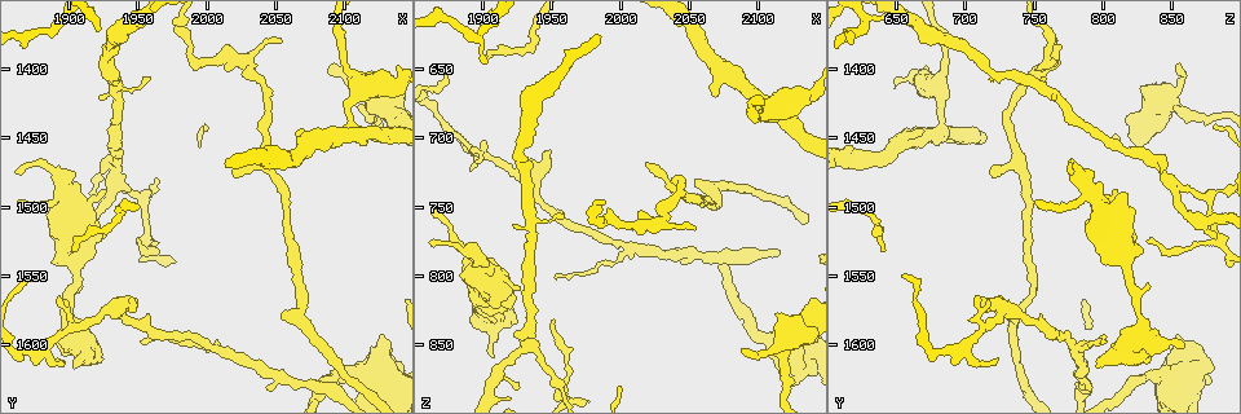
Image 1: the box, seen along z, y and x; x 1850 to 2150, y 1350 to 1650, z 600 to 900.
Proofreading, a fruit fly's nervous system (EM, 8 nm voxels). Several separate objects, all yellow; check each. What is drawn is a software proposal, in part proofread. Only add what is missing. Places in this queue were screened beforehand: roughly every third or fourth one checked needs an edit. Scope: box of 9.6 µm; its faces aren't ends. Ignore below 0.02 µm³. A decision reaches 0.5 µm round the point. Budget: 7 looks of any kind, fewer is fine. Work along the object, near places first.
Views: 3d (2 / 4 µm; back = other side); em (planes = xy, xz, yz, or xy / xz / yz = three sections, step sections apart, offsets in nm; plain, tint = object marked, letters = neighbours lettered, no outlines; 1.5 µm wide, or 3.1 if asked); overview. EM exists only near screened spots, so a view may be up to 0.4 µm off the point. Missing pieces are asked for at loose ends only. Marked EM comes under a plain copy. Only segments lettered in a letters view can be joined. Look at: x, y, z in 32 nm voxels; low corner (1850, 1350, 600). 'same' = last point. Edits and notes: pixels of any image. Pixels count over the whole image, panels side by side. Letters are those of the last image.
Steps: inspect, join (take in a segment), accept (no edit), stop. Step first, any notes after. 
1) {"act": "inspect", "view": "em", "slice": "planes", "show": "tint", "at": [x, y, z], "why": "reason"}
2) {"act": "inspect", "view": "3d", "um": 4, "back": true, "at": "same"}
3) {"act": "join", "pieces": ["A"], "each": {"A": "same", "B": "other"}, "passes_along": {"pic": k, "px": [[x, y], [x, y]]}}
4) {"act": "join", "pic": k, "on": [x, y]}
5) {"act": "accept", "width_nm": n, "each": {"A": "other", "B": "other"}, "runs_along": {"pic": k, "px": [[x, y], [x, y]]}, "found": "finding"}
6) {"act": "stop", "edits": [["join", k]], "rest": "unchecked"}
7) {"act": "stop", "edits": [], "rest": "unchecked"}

{"act": "inspect", "view": "em", "slice": "planes", "show": "letters", "at": [1904, 1618, 794]}

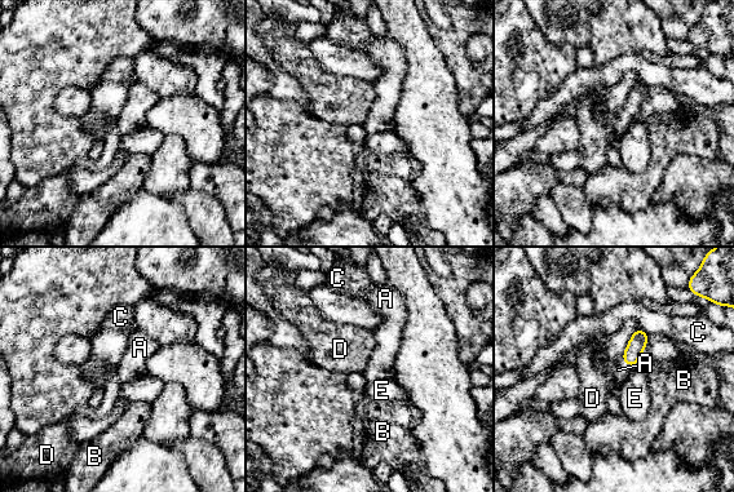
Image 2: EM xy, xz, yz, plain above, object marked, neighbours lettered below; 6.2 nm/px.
{"act": "join", "pic": 2, "on": [618, 369], "each": {"A": "same", "B": "other", "C": "other", "D": "other", "E": "other"}, "passes_along": {"pic": 2, "px": [[639, 340], [626, 363], [618, 369]]}, "found": "the neuron continues"}

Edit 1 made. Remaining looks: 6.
{"act": "inspect", "view": "em", "slice": "planes", "show": "letters", "at": [2044, 1634, 792], "why": "an open end"}

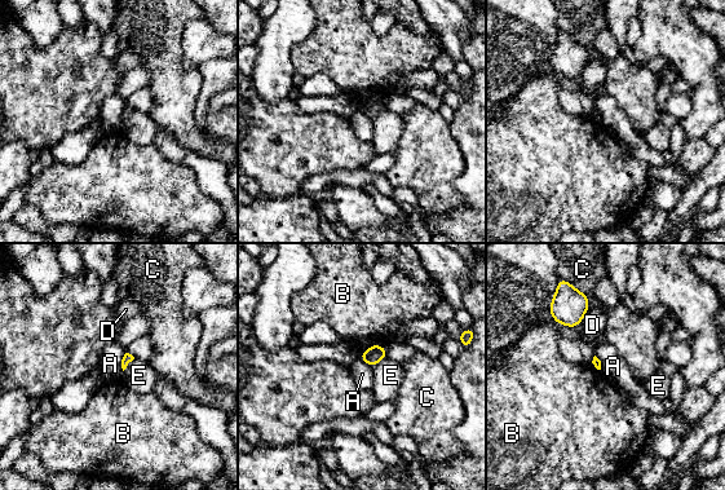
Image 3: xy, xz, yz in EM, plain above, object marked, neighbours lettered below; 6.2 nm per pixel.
{"act": "accept", "each": {"A": "other", "B": "other", "C": "other", "D": "other", "E": "other"}, "border": {"pic": 3, "px": [[126, 352], [122, 360], [122, 370]]}, "found": "no lettered segment goes on from it"}

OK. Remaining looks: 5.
{"act": "stop", "edits": [["join", 2]], "rest": "unchecked"}

